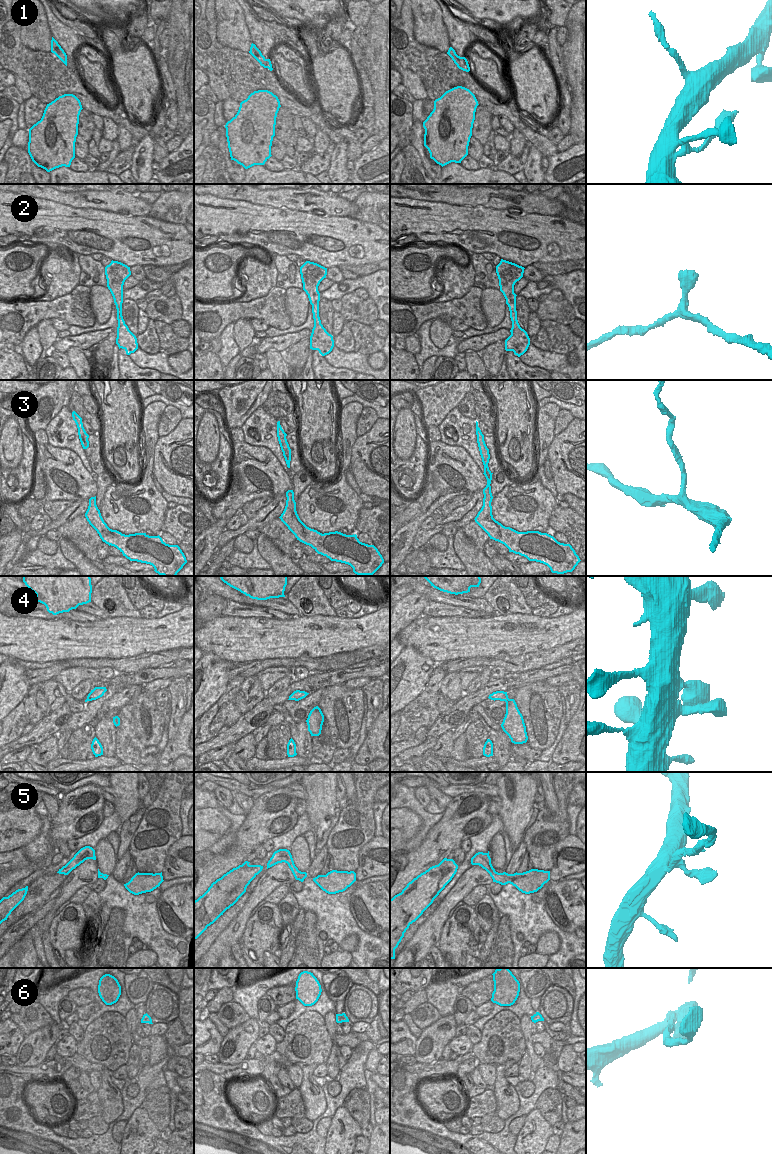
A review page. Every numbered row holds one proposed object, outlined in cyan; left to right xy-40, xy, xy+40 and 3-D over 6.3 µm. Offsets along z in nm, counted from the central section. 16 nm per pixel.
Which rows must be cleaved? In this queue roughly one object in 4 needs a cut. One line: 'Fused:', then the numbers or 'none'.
Fused: 1

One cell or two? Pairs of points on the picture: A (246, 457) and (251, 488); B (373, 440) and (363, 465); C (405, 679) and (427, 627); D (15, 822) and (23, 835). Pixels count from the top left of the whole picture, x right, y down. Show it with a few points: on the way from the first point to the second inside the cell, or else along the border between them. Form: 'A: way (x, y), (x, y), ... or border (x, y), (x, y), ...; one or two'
A: way (246, 465), (244, 472), (250, 480); one
B: way (373, 446), (368, 459); one
C: border (404, 646), (412, 646), (422, 655), (438, 662); two
D: way (15, 826), (19, 833); one

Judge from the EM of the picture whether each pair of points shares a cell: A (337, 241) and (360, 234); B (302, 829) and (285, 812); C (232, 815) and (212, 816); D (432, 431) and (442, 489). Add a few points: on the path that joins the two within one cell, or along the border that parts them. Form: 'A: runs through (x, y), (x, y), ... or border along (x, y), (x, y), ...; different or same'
A: runs through (343, 241), (354, 240); same
B: border along (299, 816), (296, 823), (289, 830), (276, 836); different
C: border along (204, 807), (218, 807), (230, 821), (219, 838); different
D: border along (439, 440), (428, 442); different

